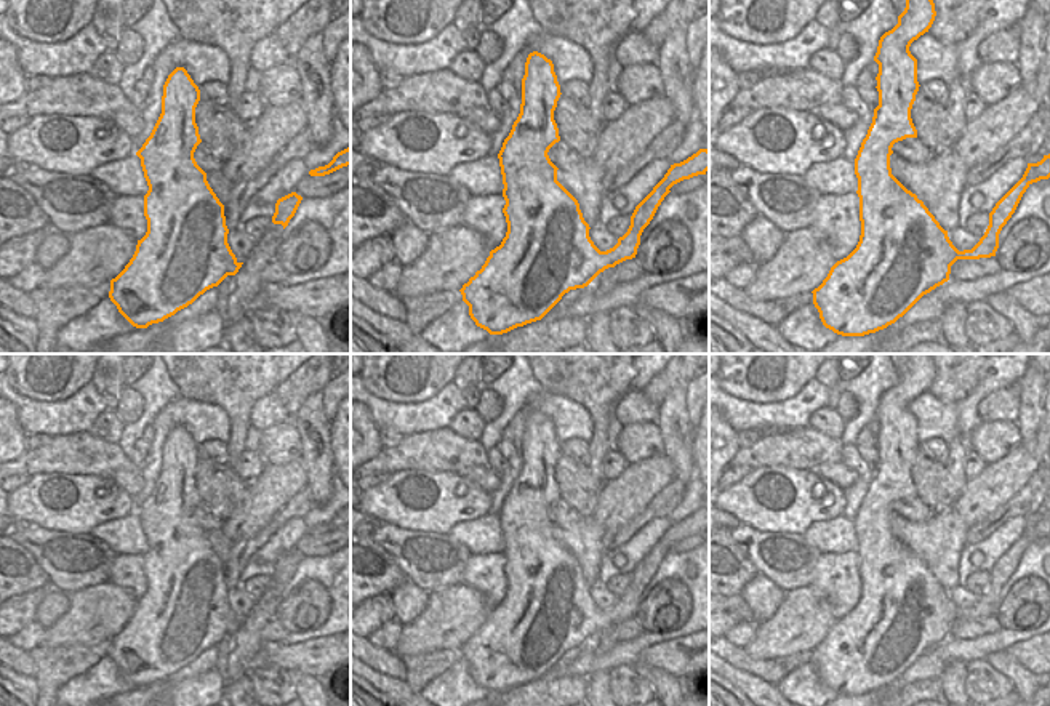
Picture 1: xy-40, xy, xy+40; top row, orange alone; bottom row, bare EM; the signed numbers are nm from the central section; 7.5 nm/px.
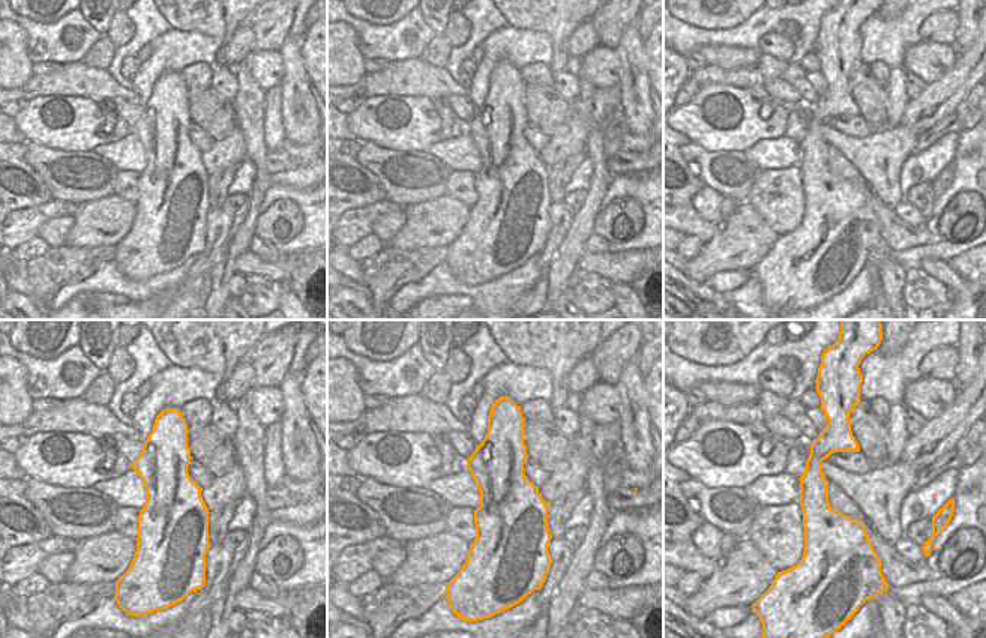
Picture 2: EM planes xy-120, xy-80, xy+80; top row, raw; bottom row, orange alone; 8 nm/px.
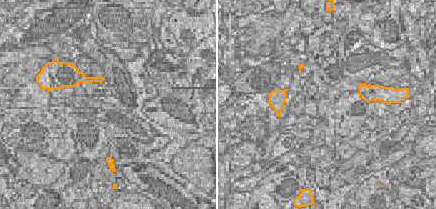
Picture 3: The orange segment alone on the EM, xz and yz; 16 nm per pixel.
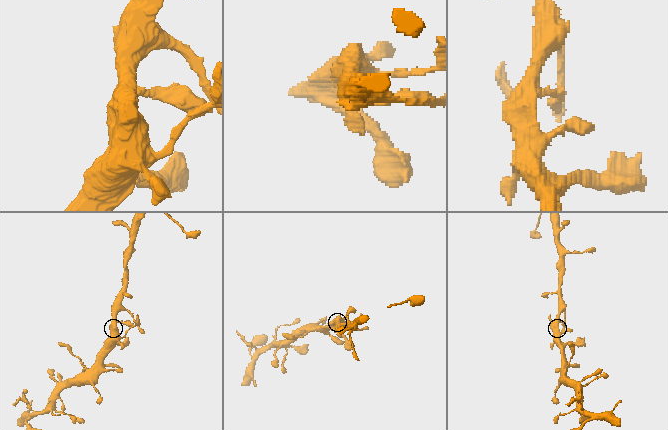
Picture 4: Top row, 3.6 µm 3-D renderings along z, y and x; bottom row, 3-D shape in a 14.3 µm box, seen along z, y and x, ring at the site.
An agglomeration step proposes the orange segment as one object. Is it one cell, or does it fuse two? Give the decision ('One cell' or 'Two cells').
One cell

